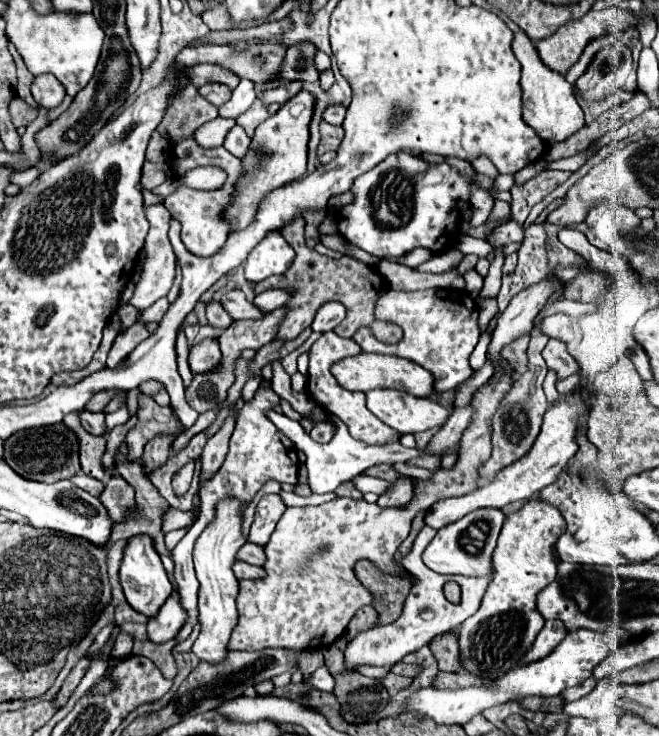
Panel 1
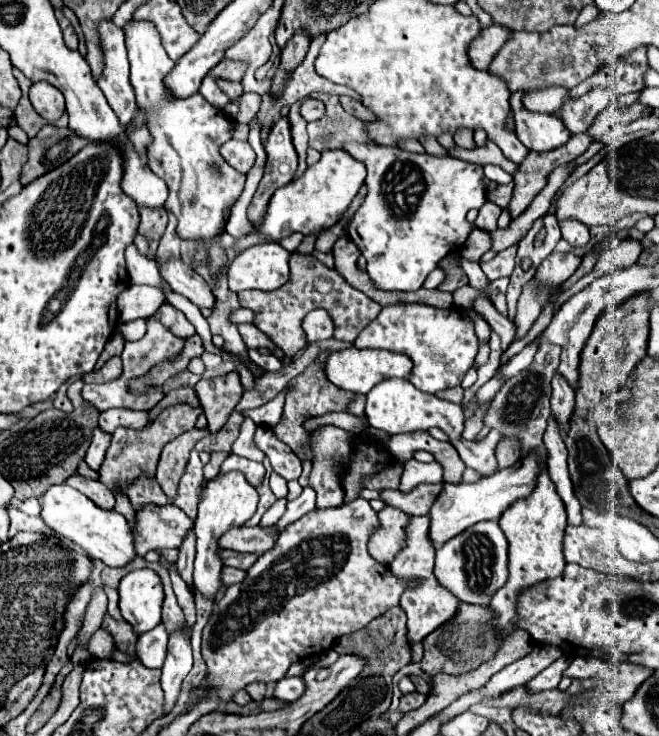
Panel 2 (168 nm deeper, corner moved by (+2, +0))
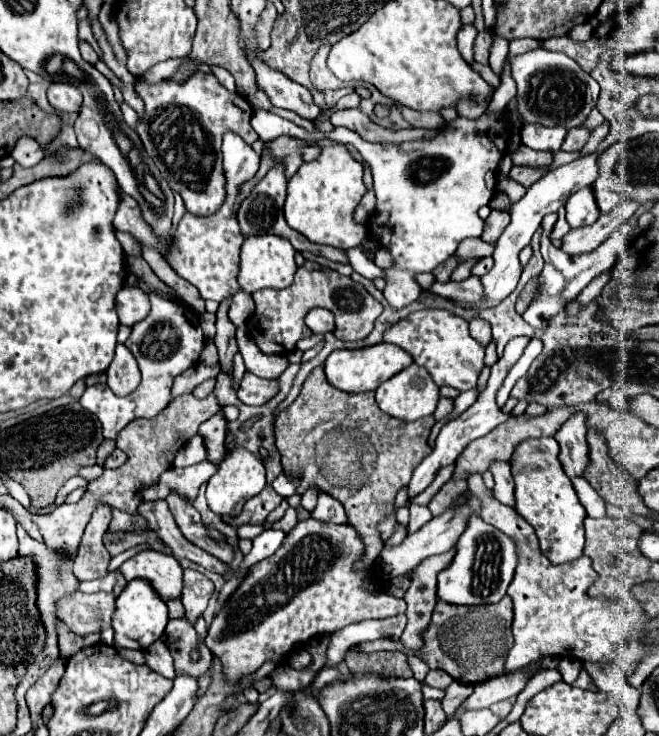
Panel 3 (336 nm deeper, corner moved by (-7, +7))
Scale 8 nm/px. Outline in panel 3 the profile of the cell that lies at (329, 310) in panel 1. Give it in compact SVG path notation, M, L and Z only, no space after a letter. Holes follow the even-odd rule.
M311 309L305 317L305 323L313 333L319 333L319 335L331 333L335 329L333 313L329 309Z

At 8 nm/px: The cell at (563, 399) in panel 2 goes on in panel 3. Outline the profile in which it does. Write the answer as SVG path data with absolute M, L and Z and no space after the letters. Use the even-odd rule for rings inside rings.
M577 411L573 413L561 429L555 433L555 439L561 447L559 459L569 477L581 475L585 469L585 463L589 463L589 447L585 441L587 425L585 425L585 413Z

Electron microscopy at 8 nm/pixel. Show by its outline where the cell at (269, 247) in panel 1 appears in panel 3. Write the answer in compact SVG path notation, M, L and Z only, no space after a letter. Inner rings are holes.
M261 235L261 237L247 237L241 245L241 257L239 257L239 287L245 293L253 293L265 287L271 289L285 289L293 283L297 273L295 265L295 249L287 239L281 239L277 235Z

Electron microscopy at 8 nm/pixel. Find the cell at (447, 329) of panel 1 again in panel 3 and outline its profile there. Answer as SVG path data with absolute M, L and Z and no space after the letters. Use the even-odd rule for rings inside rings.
M413 311L409 317L387 327L387 331L383 333L383 341L399 345L407 353L411 353L413 361L419 367L425 367L439 387L449 385L459 391L467 391L477 385L477 377L483 369L485 347L471 337L467 321L453 311Z

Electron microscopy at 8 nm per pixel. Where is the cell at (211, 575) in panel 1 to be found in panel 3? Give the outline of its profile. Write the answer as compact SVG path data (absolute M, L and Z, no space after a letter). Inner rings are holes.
M233 449L229 457L221 461L219 471L207 481L207 505L217 515L229 515L237 517L247 503L247 499L259 495L265 489L265 467L261 463L261 457L245 451L245 449Z

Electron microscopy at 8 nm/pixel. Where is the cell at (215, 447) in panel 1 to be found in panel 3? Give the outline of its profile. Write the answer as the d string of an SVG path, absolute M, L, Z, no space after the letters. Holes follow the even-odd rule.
M183 569L183 607L185 617L195 623L199 615L203 615L209 597L213 595L213 583L195 569Z

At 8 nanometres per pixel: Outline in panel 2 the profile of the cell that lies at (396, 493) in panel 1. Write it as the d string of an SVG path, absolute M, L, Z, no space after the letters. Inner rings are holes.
M386 506L380 514L380 526L378 530L370 536L368 540L368 550L370 556L376 562L384 562L386 566L392 562L392 558L396 556L396 552L400 550L400 546L404 544L406 538L406 522L408 522L408 514L402 510L396 510L392 506Z

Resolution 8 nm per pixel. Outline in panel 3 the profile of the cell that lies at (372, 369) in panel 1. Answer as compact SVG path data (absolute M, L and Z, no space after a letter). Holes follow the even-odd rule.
M377 343L363 349L337 349L327 357L323 369L325 369L327 381L333 387L341 391L349 391L349 393L359 393L359 391L377 389L383 381L391 379L395 373L409 367L411 363L413 363L413 357L401 347L393 343Z

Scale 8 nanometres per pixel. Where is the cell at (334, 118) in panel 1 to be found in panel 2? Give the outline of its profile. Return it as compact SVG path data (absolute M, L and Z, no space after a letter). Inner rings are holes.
M306 100L306 102L302 102L302 106L300 106L300 116L302 116L306 122L318 120L322 114L324 114L324 104L322 104L320 100Z

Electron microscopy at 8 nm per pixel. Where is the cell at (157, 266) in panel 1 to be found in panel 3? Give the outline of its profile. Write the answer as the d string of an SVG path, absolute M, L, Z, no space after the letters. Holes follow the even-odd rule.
M131 285L131 287L123 287L117 293L115 307L121 319L121 325L135 325L137 321L149 315L151 301L149 301L149 295L139 285Z

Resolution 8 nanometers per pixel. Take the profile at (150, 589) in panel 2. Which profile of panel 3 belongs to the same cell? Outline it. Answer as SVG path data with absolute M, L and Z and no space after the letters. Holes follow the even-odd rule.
M133 579L127 583L123 593L117 597L117 615L113 615L115 645L145 651L153 641L157 641L163 635L167 621L169 621L167 605L157 595L153 585L145 579Z

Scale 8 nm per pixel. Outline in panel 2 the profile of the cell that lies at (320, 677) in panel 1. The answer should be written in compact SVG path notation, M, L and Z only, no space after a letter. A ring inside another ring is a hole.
M296 676L296 678L282 678L282 680L276 684L272 696L276 696L276 700L292 702L292 700L300 698L302 692L304 692L304 682L302 682L302 678Z

